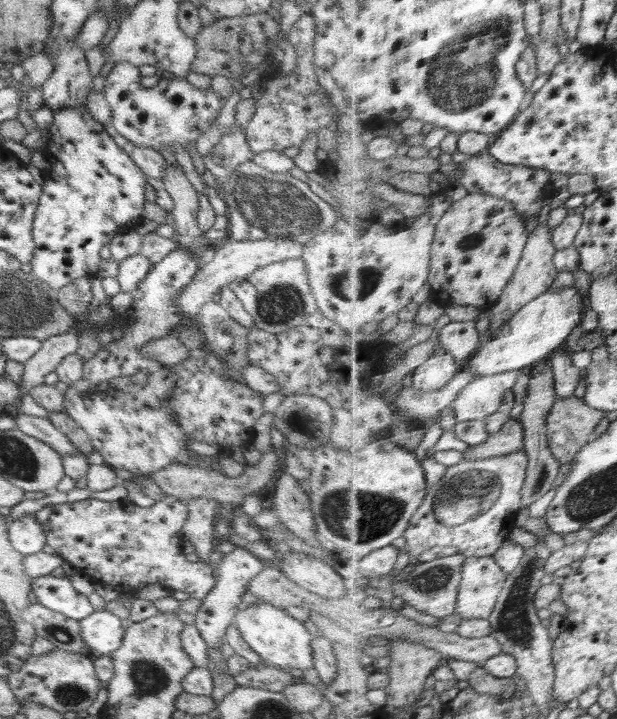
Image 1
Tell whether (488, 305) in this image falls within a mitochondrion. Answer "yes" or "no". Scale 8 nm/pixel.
no

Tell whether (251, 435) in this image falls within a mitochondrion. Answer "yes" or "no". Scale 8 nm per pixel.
no

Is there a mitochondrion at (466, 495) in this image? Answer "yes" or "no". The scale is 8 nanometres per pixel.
yes

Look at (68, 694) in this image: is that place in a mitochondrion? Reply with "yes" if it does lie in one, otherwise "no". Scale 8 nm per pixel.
yes

